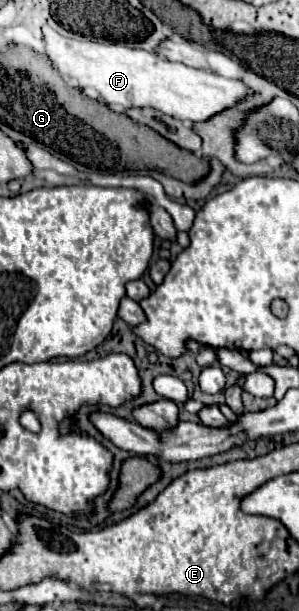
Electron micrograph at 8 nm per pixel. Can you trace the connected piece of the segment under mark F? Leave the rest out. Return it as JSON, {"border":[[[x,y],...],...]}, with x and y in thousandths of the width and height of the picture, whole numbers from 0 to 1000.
{"border":[[[140,47],[154,93],[174,110],[261,146],[308,146],[375,178],[421,175],[515,175],[569,191],[622,198],[689,198],[702,188],[769,175],[789,162],[829,152],[809,133],[763,129],[702,116],[575,103],[522,87],[428,77],[408,67],[301,64],[274,57],[217,59],[207,49]]]}

